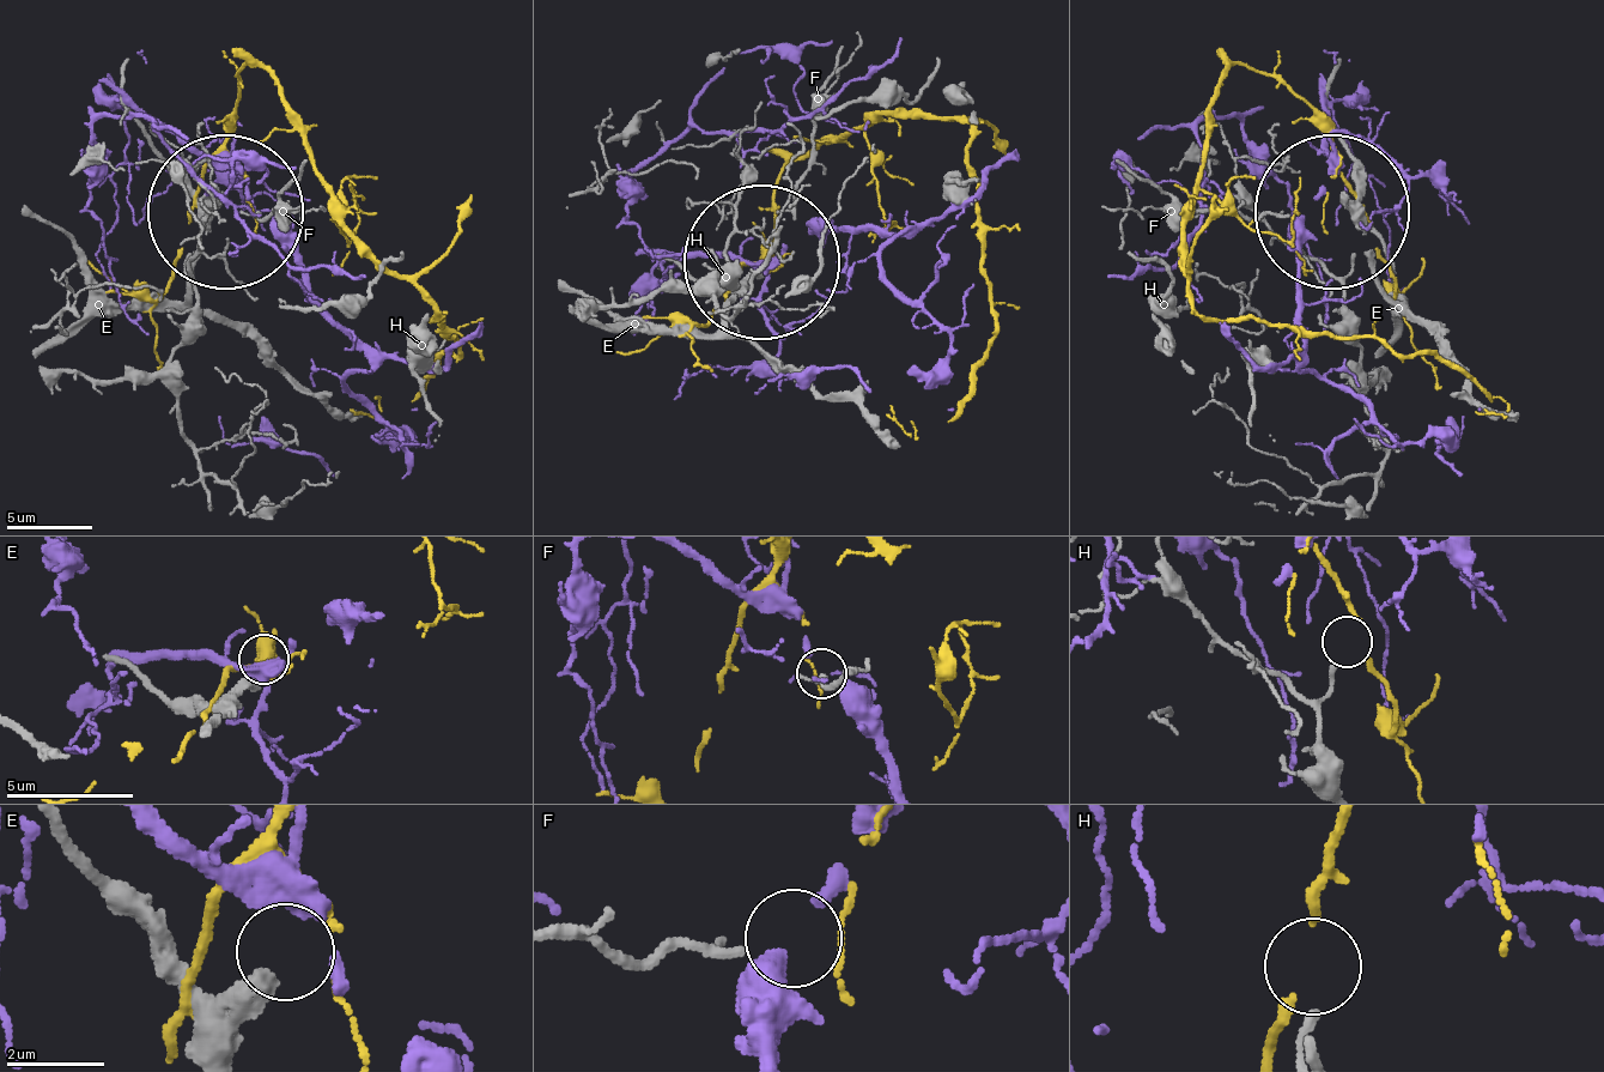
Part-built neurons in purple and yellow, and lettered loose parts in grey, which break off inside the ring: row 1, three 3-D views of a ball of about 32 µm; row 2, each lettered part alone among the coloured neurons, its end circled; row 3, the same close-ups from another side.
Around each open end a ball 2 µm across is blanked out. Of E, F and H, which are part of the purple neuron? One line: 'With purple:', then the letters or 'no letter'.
With purple: no letter

